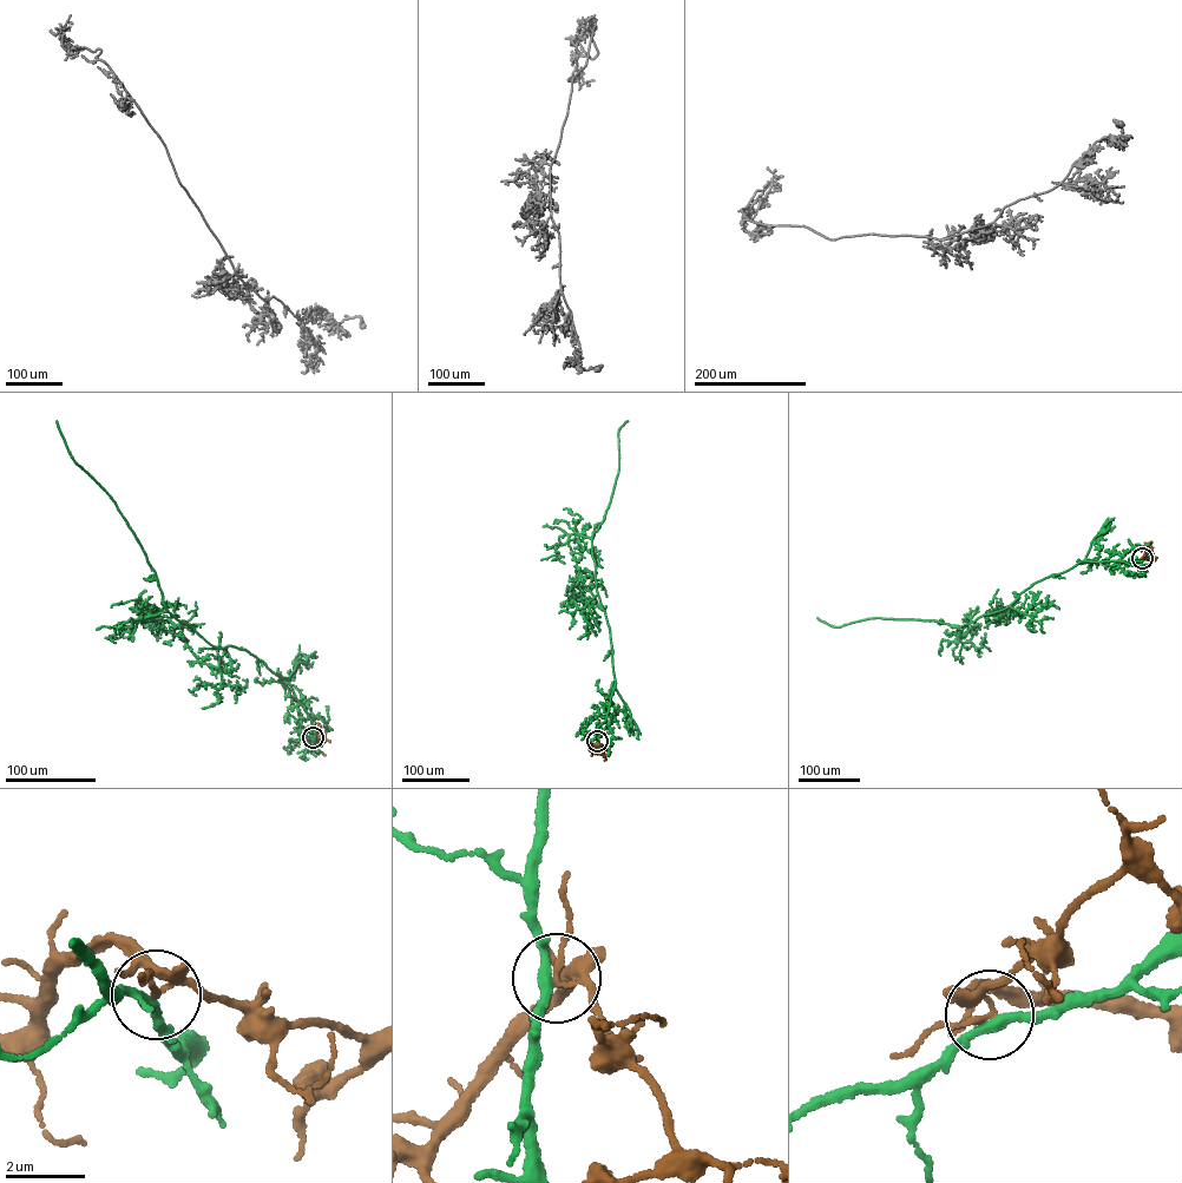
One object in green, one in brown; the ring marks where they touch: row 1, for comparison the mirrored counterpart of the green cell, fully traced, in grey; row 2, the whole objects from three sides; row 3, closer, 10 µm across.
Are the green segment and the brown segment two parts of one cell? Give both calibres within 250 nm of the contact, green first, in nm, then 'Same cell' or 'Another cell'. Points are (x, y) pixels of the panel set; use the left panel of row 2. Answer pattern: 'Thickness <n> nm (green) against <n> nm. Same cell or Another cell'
Thickness 190 nm (green) against 120 nm. Another cell

